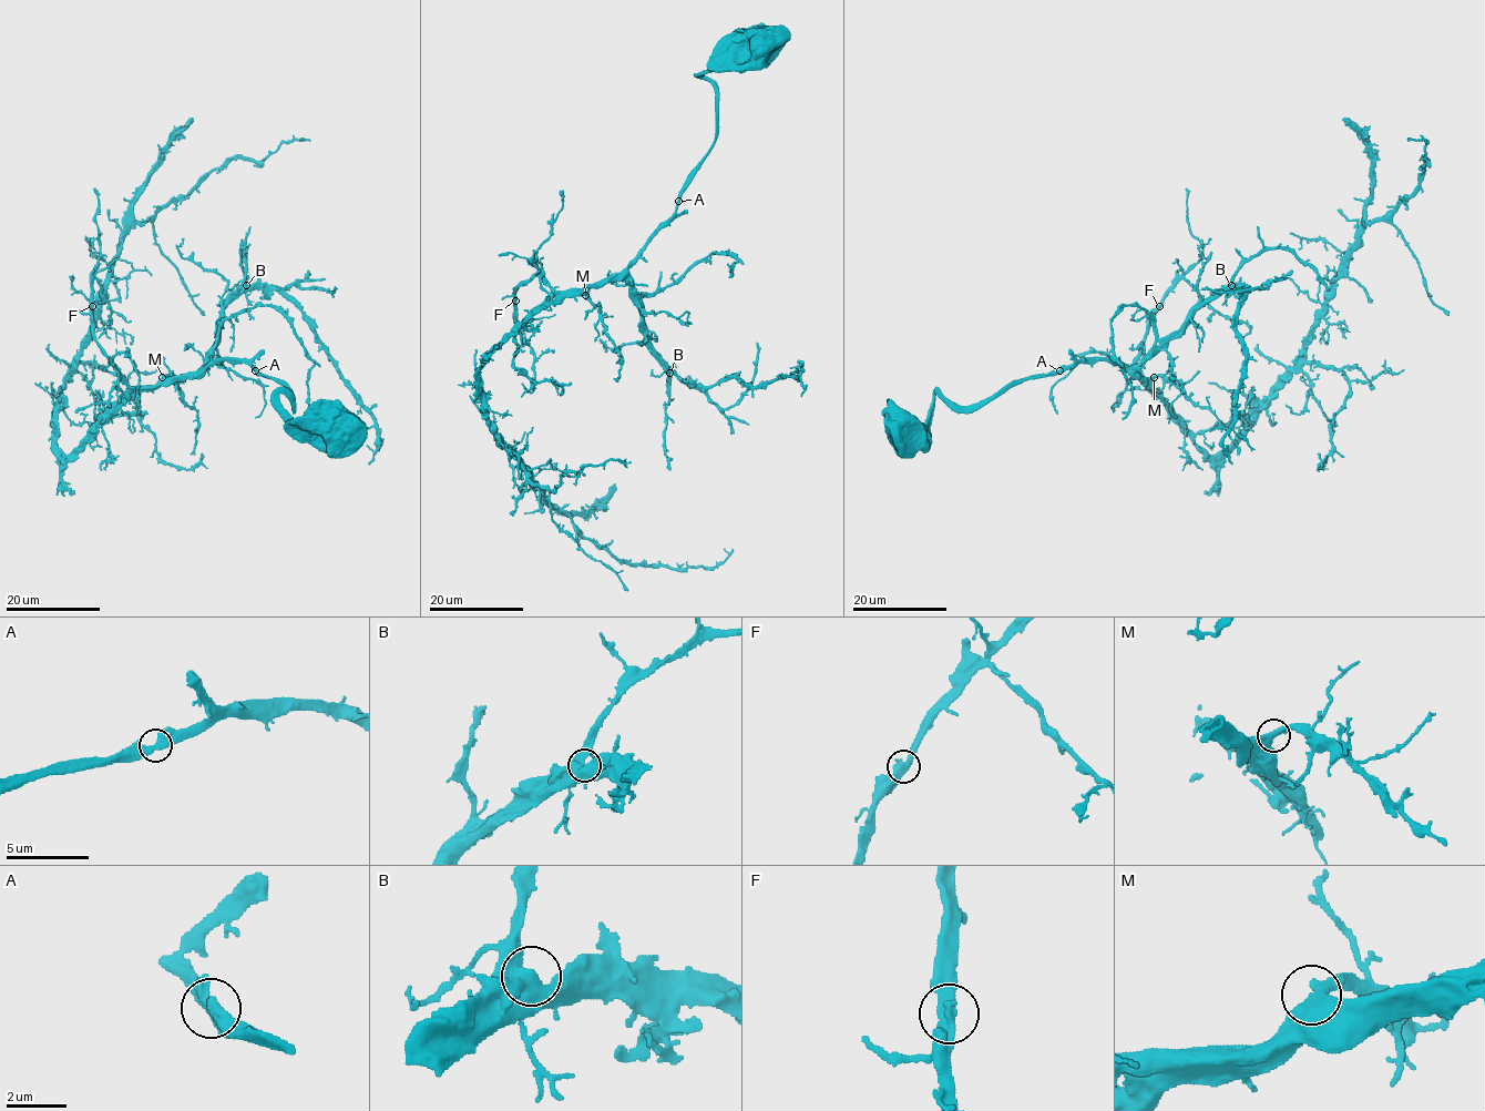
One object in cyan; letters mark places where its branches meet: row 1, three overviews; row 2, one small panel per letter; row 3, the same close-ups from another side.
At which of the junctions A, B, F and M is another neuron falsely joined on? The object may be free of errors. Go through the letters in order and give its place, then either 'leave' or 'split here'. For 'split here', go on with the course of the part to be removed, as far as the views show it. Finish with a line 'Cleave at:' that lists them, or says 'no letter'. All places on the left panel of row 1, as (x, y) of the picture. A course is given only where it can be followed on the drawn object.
A: place (255, 370); leave
B: place (246, 285); leave
F: place (92, 306); leave
M: place (162, 377); leave
Cleave at: no letter

